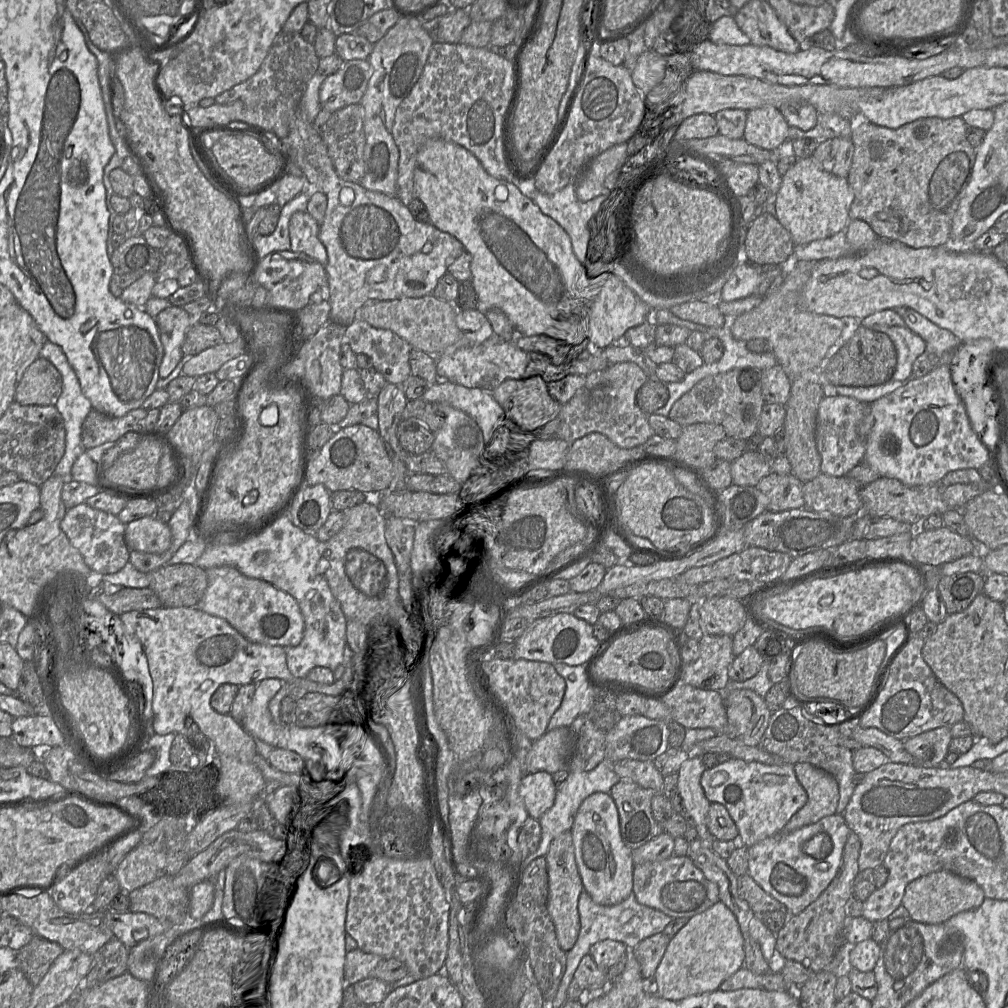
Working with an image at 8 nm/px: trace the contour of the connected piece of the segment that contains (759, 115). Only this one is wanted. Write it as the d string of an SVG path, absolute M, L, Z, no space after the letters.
M757 108L747 112L743 139L758 148L777 152L788 141L788 129L778 108Z

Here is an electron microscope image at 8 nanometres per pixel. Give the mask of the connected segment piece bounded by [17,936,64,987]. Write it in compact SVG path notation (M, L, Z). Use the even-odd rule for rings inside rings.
M35 936L17 951L17 968L23 972L34 987L41 981L51 964L63 951L59 944Z

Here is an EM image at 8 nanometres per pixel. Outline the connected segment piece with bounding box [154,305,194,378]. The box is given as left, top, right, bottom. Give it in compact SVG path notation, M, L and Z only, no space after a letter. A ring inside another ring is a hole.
M174 305L162 310L154 319L164 350L159 375L165 378L182 362L182 343L187 329L194 321L182 307Z

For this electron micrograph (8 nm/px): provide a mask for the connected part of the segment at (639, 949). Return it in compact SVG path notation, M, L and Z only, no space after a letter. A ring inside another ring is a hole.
M663 932L643 939L634 948L634 954L640 964L644 979L654 979L655 971L667 949L670 939Z

